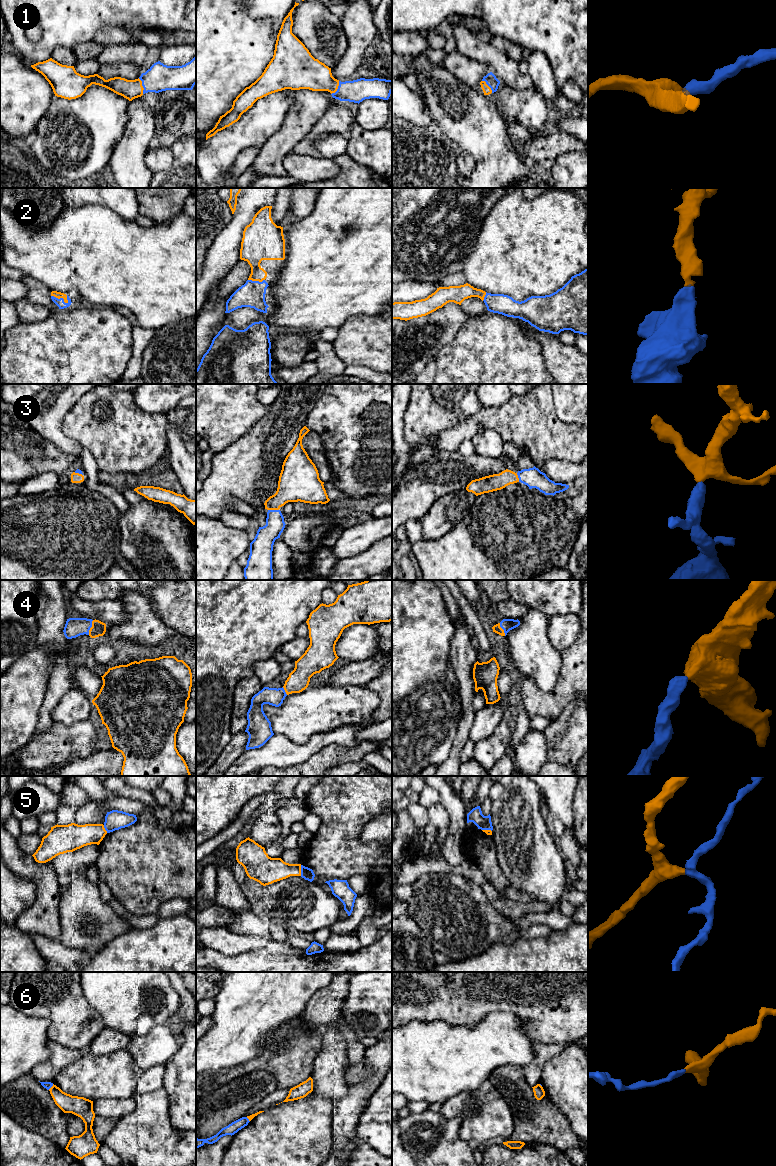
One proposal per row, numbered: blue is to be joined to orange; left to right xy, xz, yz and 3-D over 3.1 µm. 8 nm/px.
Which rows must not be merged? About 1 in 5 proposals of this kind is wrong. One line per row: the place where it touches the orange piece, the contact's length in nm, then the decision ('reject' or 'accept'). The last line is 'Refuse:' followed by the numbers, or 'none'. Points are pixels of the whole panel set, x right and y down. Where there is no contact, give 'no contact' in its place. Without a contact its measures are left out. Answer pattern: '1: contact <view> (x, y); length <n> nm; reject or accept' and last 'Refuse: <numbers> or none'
1: contact xy (142, 86); length 130 nm; accept
2: contact xy (60, 297); length 160 nm; accept
3: contact xz (273, 509); length 90 nm; accept
4: contact xy (91, 627); length 130 nm; accept
5: contact xz (300, 870); length 90 nm; reject
6: contact xy (51, 1087); length 60 nm; reject
Refuse: 5, 6

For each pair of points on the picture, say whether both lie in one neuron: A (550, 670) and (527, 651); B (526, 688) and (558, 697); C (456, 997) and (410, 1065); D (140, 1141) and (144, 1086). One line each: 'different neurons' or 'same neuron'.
A: same neuron
B: same neuron
C: different neurons
D: different neurons

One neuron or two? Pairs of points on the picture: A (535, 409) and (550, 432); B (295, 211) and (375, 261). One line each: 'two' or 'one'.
A: one
B: two

